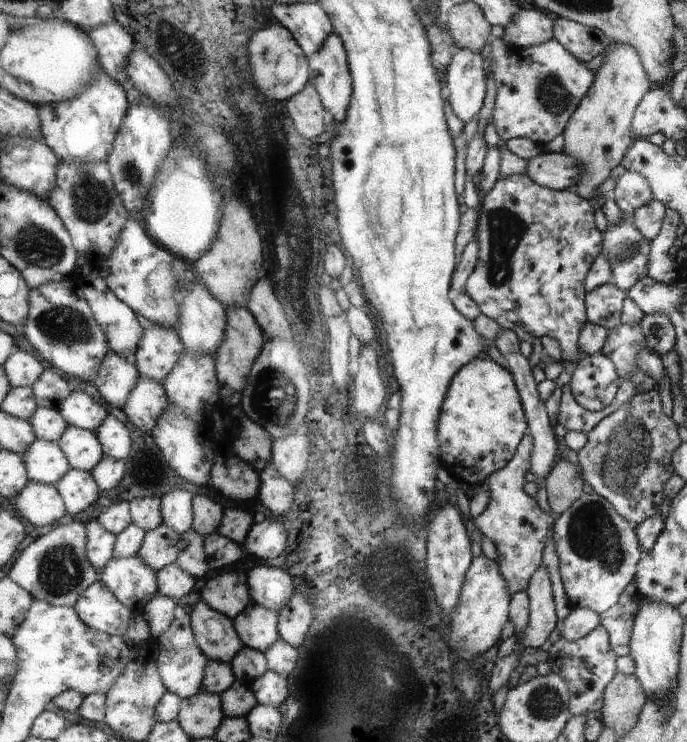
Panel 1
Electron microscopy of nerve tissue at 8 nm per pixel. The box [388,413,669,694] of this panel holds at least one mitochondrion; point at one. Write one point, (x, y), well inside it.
(593, 534)

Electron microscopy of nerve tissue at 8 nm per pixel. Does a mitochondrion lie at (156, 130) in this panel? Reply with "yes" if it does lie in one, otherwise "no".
no

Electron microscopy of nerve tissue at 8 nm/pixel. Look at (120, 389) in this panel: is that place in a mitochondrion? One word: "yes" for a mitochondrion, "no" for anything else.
no

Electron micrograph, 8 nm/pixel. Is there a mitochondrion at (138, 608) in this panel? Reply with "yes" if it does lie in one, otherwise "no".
no

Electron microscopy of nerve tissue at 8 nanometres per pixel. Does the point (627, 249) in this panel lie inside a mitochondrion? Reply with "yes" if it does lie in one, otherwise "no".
yes

